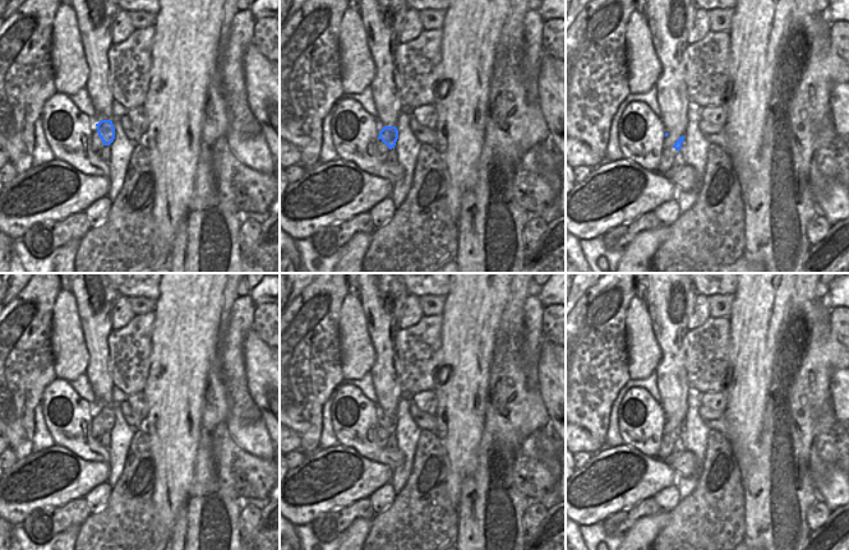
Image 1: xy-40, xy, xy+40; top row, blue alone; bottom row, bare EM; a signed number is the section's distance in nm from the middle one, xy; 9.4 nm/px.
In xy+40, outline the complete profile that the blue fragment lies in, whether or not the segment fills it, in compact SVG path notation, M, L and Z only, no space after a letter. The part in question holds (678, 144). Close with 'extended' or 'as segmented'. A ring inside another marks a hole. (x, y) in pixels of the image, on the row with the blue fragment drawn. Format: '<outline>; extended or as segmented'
M665 133L663 149L666 147L673 147L677 151L680 151L683 140L684 140L683 135Z; extended

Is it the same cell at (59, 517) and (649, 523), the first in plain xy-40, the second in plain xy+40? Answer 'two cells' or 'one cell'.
two cells

